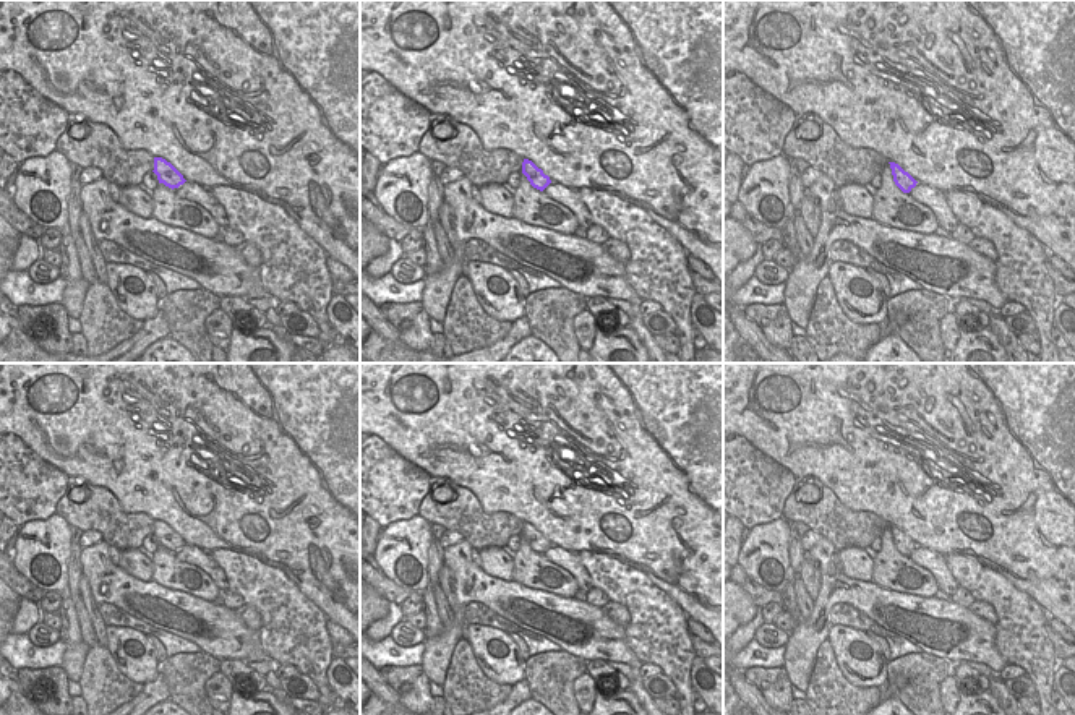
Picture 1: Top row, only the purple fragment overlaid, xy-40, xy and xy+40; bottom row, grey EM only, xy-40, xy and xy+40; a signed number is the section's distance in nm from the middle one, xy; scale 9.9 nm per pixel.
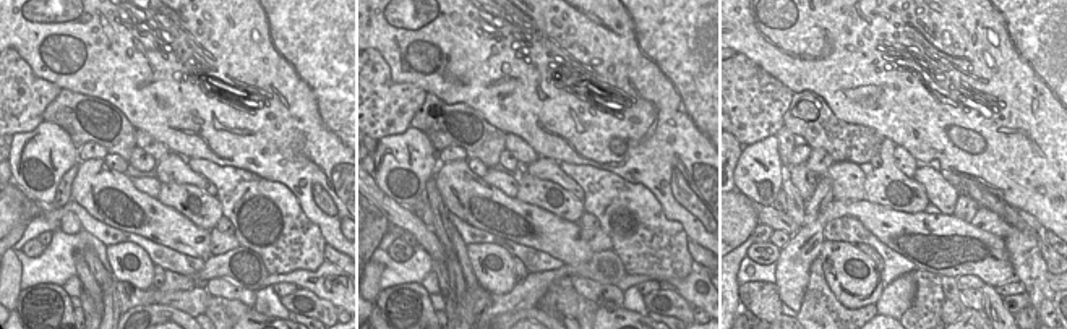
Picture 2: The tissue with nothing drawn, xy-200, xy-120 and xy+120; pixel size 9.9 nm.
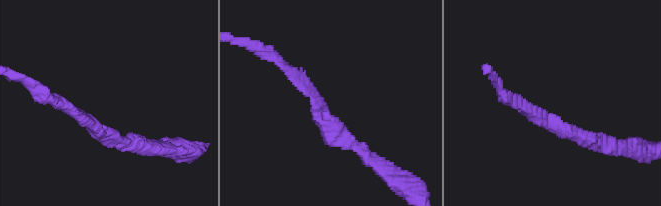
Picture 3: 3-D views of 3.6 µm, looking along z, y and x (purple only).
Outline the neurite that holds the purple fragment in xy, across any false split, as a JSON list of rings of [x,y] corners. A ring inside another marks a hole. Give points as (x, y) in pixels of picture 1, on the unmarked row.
[[[524,522],[522,525],[522,537],[527,540],[530,548],[540,554],[551,546],[550,540],[529,522]]]

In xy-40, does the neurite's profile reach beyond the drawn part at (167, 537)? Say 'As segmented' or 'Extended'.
As segmented

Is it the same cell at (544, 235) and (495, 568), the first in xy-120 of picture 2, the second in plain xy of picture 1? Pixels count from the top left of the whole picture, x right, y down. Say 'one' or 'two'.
two

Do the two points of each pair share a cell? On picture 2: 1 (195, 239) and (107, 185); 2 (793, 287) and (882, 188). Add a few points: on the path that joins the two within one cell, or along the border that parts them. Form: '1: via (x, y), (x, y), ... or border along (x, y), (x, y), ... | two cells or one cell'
1: via (174, 230), (159, 224), (128, 195) | one cell
2: border along (865, 200), (908, 211) | two cells

